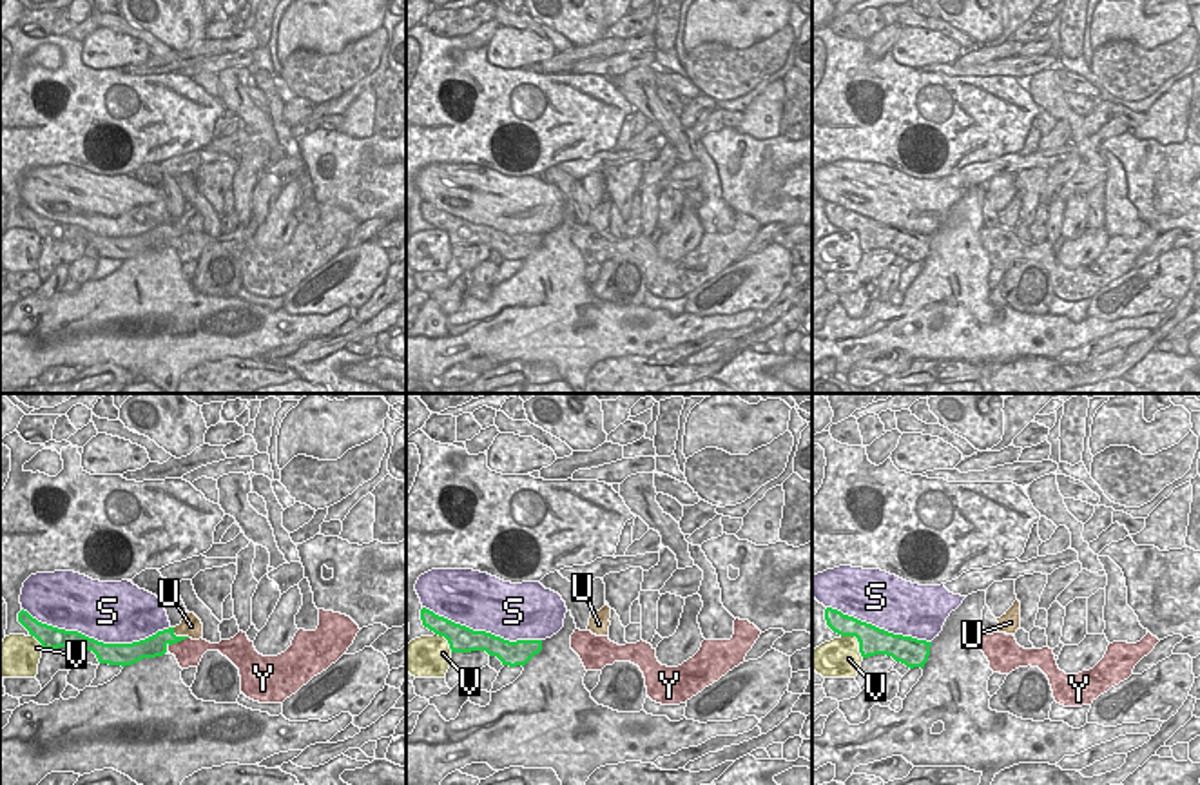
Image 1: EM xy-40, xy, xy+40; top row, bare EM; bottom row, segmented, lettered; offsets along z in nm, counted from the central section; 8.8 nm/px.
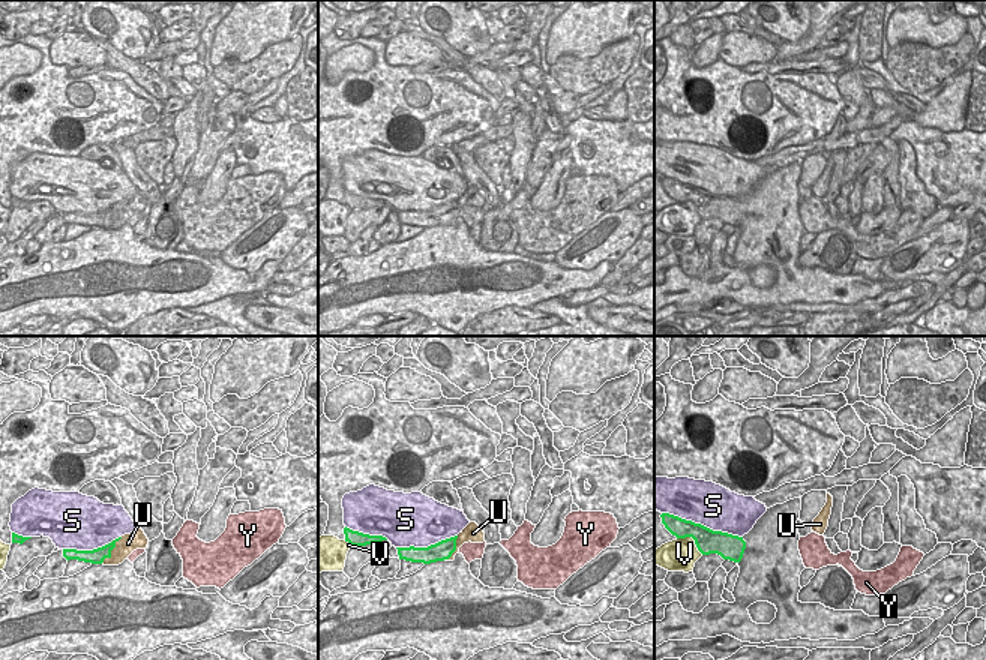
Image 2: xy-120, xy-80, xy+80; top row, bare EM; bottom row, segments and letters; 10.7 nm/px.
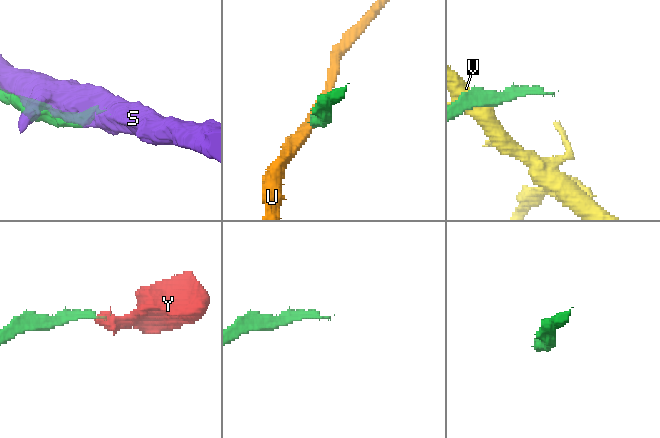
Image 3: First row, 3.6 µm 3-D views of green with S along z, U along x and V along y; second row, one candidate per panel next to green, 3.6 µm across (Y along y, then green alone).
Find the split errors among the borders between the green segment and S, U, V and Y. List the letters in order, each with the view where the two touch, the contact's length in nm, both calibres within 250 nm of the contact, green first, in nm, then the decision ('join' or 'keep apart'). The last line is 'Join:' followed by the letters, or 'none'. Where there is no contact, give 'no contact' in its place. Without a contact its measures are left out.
S: contact in xy-40; length 1300 nm; calibres 190 and 480 nm; keep apart
U: contact in xy-40; length 180 nm; calibres 190 and 200 nm; keep apart
V: contact in xy+40; length 280 nm; calibres 260 and 360 nm; keep apart
Y: contact in xy-40; length 190 nm; calibres 190 and 240 nm; join
Join: Y

